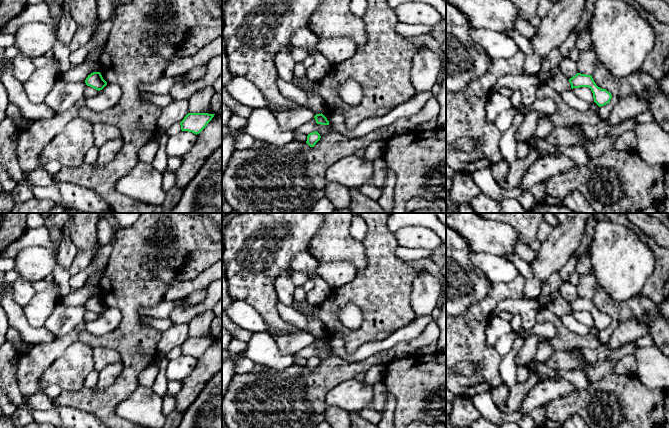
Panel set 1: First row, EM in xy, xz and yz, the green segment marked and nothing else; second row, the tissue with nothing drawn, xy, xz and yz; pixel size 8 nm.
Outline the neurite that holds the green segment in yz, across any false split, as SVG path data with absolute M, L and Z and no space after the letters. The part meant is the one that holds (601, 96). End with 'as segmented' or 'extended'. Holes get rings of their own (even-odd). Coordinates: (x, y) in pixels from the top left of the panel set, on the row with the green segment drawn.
M577 73L575 76L569 79L571 88L588 87L593 93L594 102L599 106L608 104L612 98L610 92L606 89L602 89L596 85L591 75L585 75Z; as segmented

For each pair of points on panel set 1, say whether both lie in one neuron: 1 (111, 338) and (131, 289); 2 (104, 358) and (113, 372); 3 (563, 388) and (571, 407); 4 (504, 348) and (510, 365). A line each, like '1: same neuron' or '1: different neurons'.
1: same neuron
2: different neurons
3: different neurons
4: different neurons

